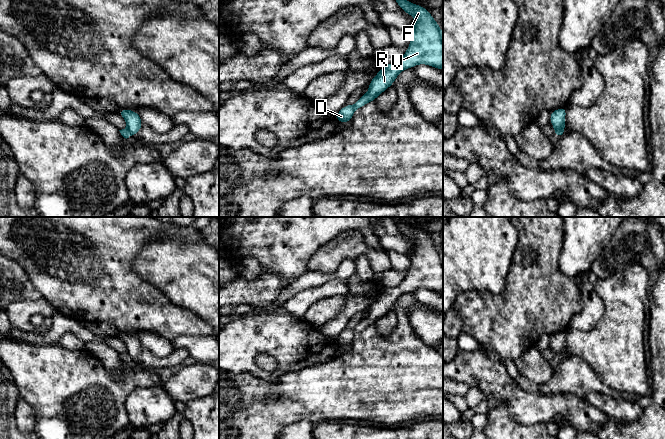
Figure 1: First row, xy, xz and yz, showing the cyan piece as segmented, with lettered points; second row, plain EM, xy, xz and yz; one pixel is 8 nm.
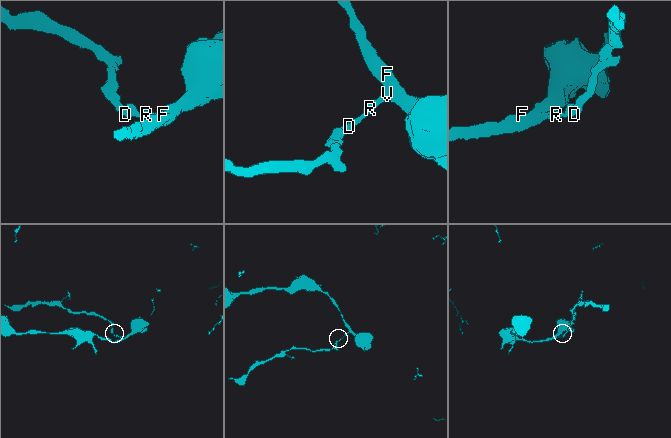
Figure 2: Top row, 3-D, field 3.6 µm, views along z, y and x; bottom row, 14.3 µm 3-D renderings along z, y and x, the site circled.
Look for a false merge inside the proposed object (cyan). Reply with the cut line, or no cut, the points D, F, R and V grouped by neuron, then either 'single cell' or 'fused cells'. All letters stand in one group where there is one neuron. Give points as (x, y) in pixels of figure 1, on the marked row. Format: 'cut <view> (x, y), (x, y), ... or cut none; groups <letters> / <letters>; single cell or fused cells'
cut yz (564, 122), (555, 131); groups D / F R V; fused cells

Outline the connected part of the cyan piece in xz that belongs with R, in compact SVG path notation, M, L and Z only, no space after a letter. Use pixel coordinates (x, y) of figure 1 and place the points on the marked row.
M395 0L400 8L415 18L409 31L411 41L407 51L395 64L384 64L370 81L369 90L354 104L359 109L393 85L398 74L418 64L426 64L443 70L443 33L430 11L407 0Z

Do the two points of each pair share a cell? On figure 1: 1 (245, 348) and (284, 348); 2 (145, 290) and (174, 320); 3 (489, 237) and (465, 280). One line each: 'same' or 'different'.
1: same
2: same
3: same

